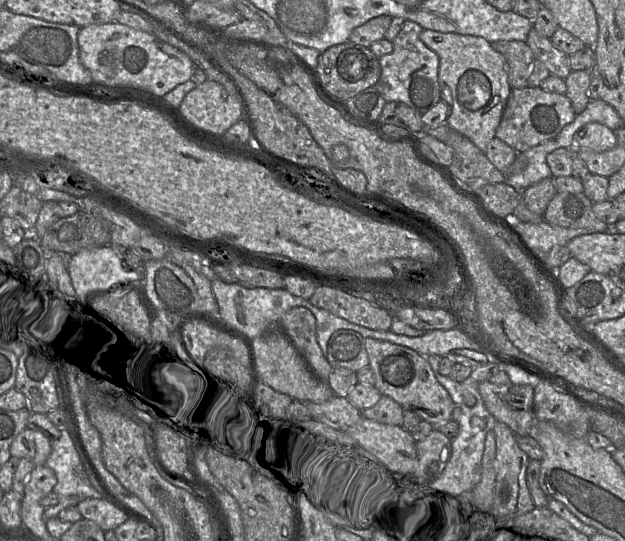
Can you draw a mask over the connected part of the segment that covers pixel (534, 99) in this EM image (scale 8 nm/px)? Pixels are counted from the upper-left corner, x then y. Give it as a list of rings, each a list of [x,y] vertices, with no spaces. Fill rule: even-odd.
[[[541,87],[512,89],[495,136],[517,153],[523,153],[555,138],[576,114],[566,95],[544,91]]]

